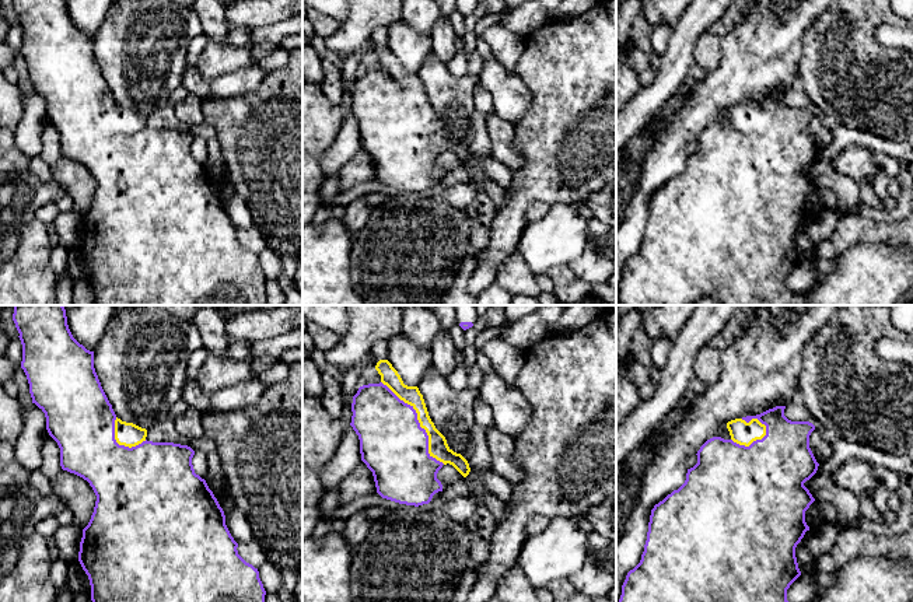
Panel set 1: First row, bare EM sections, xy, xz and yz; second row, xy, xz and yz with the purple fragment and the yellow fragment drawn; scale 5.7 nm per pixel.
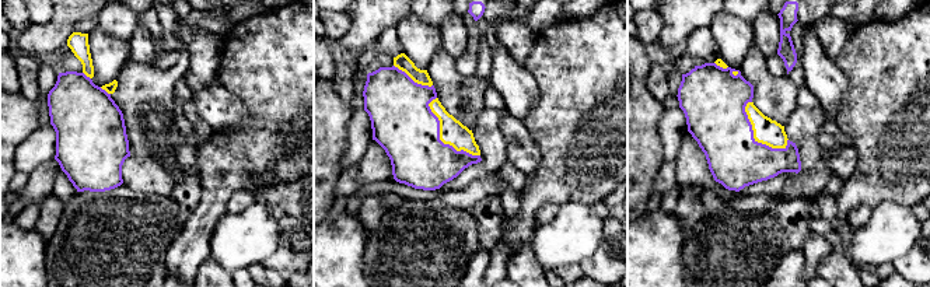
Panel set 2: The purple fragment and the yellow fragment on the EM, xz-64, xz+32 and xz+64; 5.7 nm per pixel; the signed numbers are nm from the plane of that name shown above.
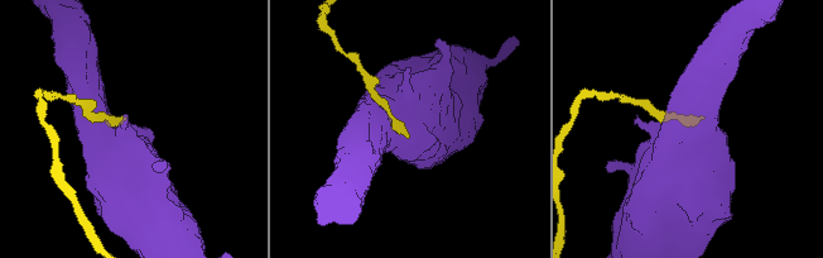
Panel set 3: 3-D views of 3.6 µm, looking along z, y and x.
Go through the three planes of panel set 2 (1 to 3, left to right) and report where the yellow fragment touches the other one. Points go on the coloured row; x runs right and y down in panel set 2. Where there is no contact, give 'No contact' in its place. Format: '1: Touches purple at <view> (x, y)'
1: Touches purple at xz-64 (104, 90)
2: Touches purple at xz+32 (439, 139)
3: Touches purple at xz+64 (752, 135)

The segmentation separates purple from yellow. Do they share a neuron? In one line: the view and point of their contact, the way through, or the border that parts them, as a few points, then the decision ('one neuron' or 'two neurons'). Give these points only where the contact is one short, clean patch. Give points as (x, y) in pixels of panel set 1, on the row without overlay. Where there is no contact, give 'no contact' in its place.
contact xz (419, 109); one neuron

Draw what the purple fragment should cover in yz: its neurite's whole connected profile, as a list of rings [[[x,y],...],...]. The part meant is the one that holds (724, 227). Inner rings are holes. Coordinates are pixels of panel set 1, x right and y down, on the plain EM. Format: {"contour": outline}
{"contour": [[[776,92],[756,102],[746,102],[727,109],[731,125],[713,123],[697,137],[697,150],[688,155],[685,169],[654,192],[650,202],[647,227],[640,249],[627,259],[622,272],[622,281],[616,290],[616,302],[620,305],[689,305],[703,297],[713,297],[724,305],[807,305],[802,293],[794,293],[787,287],[787,276],[801,262],[795,234],[809,213],[805,209],[805,197],[815,188],[804,172],[818,157],[811,134],[809,122],[815,112],[809,108],[791,108],[784,102],[786,92]]]}

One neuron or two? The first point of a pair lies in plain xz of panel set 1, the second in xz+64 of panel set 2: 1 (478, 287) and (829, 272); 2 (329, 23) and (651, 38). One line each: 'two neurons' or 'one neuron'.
1: two neurons
2: one neuron

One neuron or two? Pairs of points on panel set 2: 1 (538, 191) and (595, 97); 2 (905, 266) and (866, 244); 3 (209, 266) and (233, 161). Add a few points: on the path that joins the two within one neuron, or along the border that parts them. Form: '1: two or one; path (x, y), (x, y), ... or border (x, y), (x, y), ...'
1: one; path (562, 167), (591, 137), (595, 121)
2: two; border (915, 244), (892, 263)
3: two; border (210, 255), (196, 272)

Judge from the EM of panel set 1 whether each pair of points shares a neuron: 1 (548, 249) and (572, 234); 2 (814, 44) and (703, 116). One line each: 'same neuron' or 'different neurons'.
1: same neuron
2: different neurons

